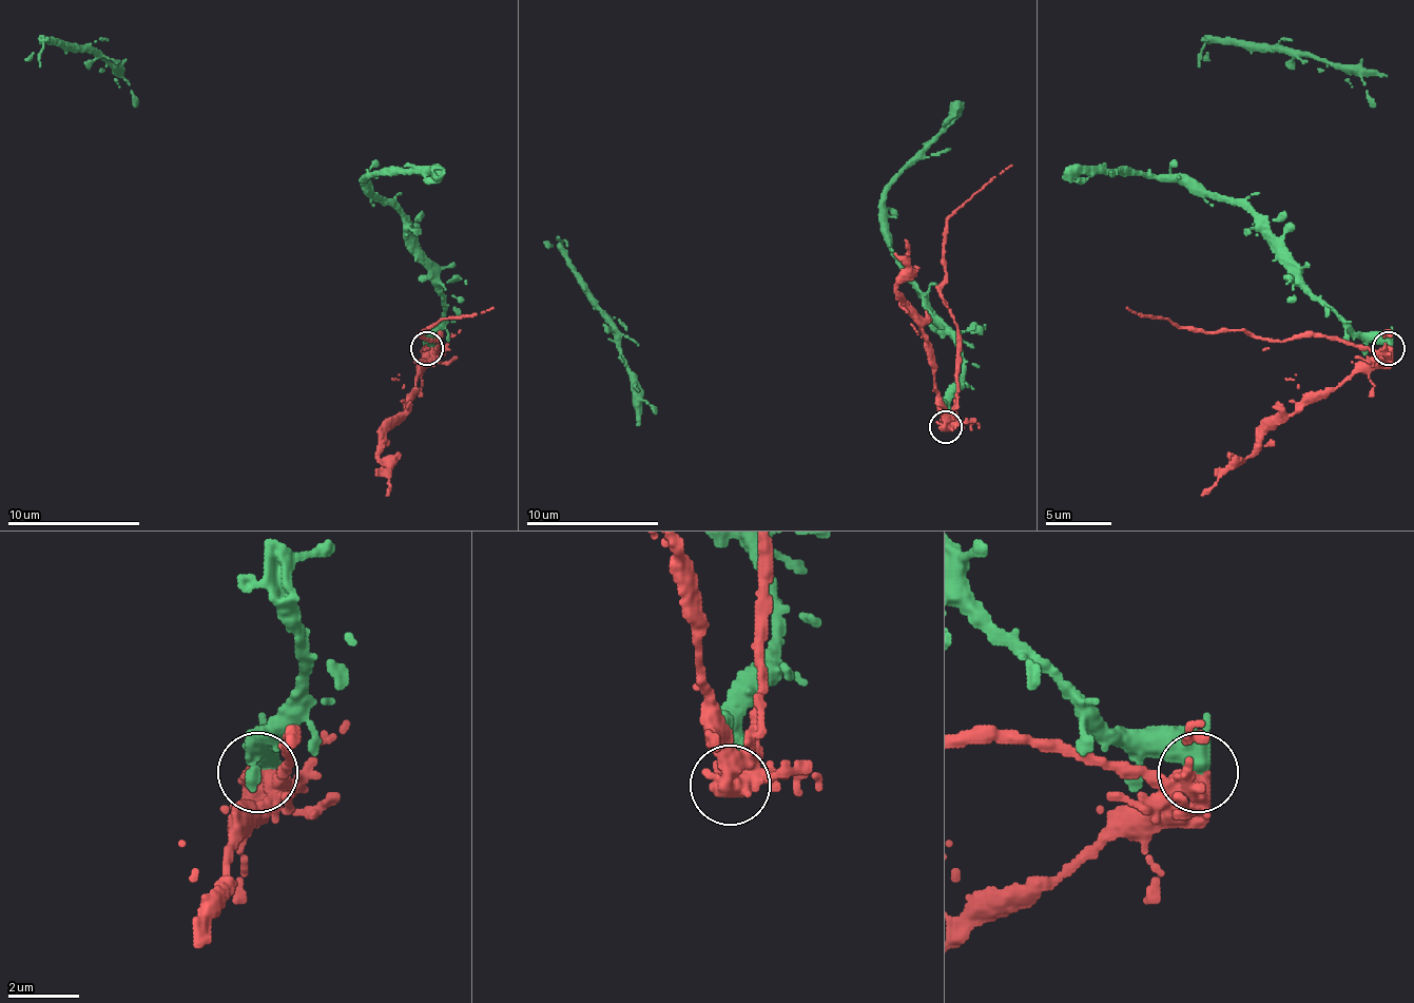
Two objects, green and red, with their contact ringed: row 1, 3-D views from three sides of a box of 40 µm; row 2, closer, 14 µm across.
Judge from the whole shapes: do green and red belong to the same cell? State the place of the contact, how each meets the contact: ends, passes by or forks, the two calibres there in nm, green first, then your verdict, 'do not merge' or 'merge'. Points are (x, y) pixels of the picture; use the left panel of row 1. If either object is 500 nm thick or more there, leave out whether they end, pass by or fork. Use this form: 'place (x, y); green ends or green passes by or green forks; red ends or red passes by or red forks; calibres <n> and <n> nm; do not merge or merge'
place (427, 348); calibres 550 and 400 nm; do not merge

